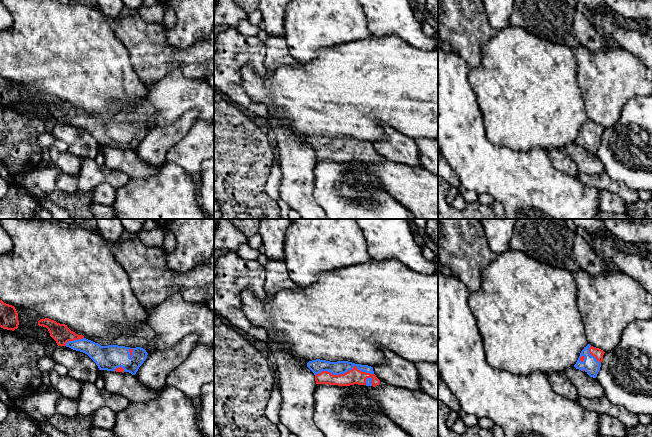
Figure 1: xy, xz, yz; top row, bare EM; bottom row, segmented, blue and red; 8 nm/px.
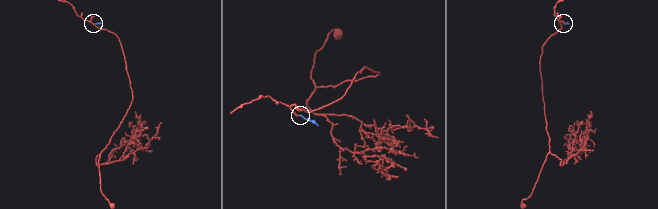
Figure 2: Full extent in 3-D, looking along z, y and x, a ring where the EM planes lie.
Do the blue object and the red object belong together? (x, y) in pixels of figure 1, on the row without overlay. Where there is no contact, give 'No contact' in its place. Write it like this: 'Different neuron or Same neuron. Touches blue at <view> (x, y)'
Same neuron. Touches blue at xz (344, 148)

